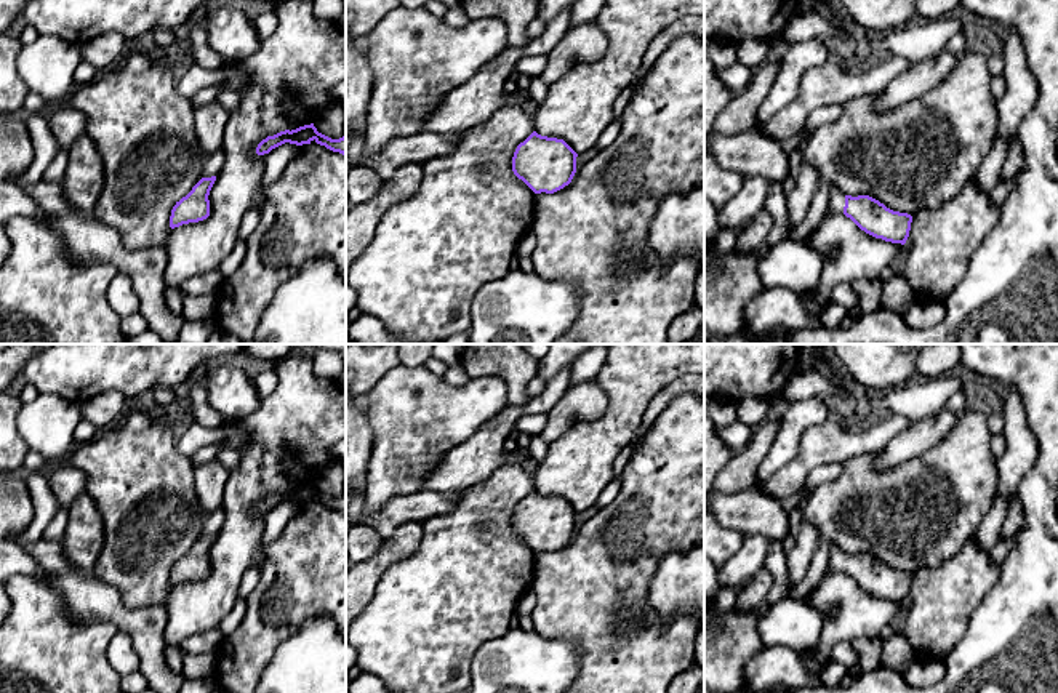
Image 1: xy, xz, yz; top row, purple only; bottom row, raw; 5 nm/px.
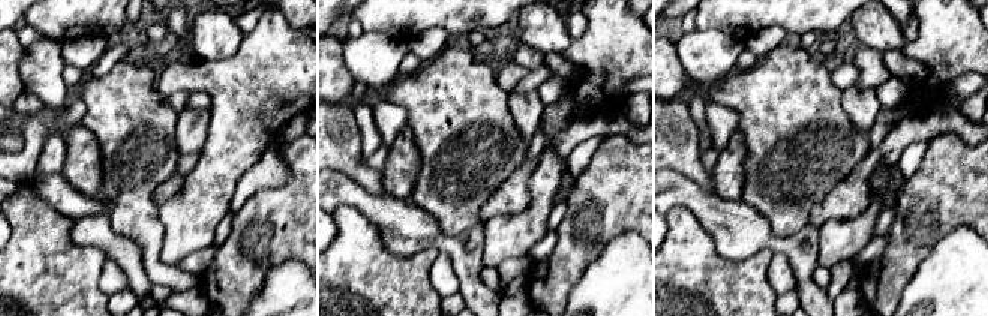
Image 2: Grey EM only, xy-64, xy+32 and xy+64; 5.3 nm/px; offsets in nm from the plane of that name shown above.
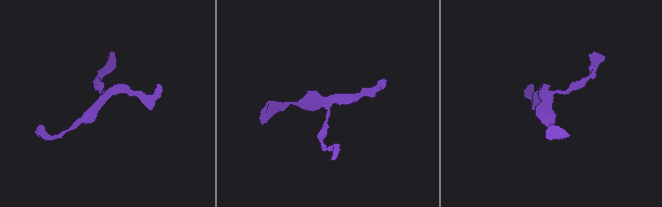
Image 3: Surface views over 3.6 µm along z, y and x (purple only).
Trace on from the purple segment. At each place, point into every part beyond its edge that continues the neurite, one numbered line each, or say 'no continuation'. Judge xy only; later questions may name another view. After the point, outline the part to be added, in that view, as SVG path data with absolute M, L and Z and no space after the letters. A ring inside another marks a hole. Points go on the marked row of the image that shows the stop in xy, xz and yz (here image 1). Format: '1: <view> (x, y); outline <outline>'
no continuation

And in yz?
1: yz (836, 205); outline M832 189L829 195L828 214L844 214L845 194L839 189Z

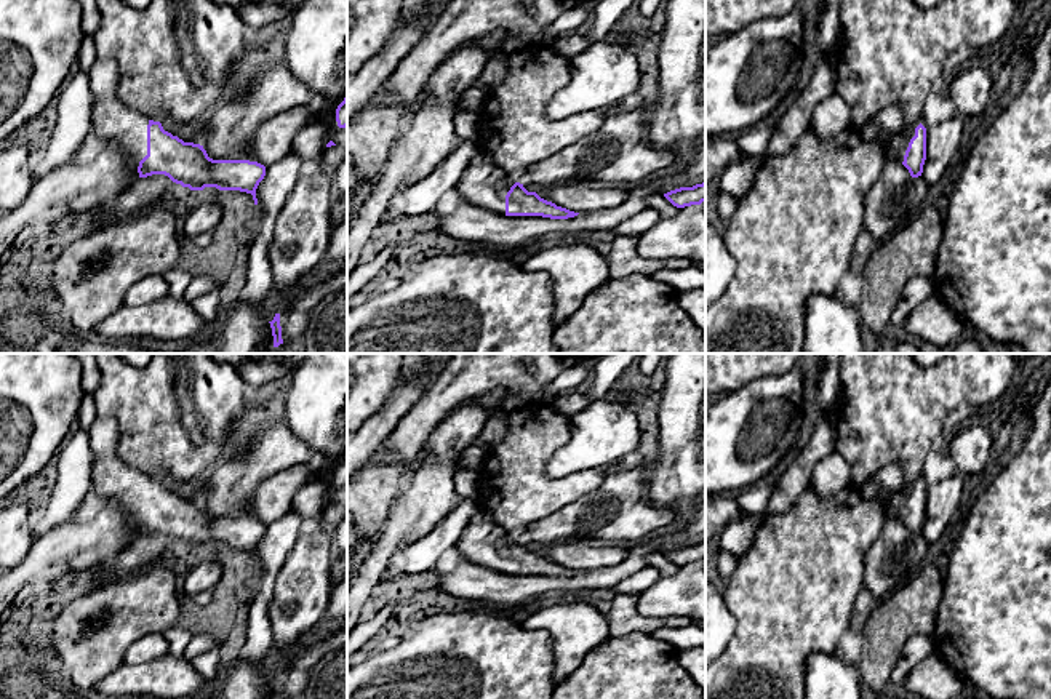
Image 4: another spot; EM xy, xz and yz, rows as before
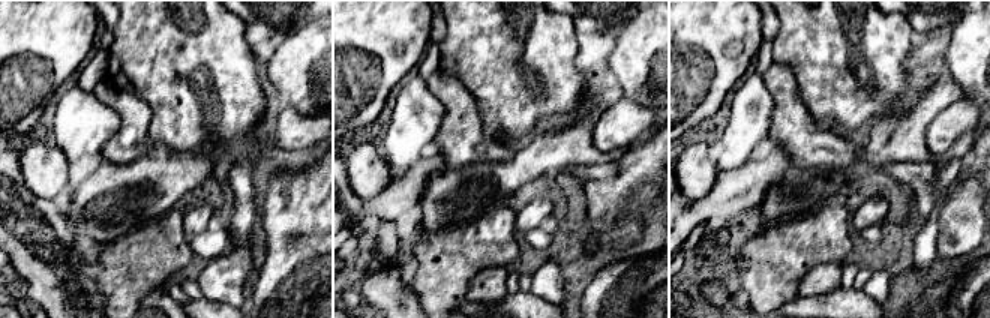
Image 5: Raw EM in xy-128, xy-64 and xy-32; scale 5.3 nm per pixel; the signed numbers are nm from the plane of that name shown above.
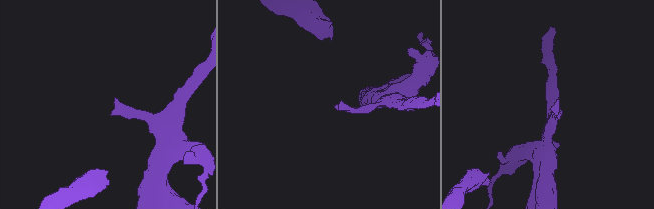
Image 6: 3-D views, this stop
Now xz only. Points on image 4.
1: xz (483, 184); outline M483 152L472 158L456 190L475 206L506 214L506 195L515 182Z

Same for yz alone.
1: yz (890, 130); outline M888 106L872 122L862 126L859 134L864 141L878 144L886 160L904 162L909 142L920 123L928 128L923 118L918 118L909 126L901 107Z

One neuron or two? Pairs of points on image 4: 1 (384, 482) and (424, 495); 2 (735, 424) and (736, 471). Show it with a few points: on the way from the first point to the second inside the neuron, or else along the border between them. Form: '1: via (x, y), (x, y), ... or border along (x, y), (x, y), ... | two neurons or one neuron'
1: border along (407, 475), (384, 520) | two neurons
2: via (735, 435), (731, 459) | one neuron

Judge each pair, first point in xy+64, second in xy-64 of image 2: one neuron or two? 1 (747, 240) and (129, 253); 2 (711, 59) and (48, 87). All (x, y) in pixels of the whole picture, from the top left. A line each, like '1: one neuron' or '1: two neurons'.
1: one neuron
2: one neuron

